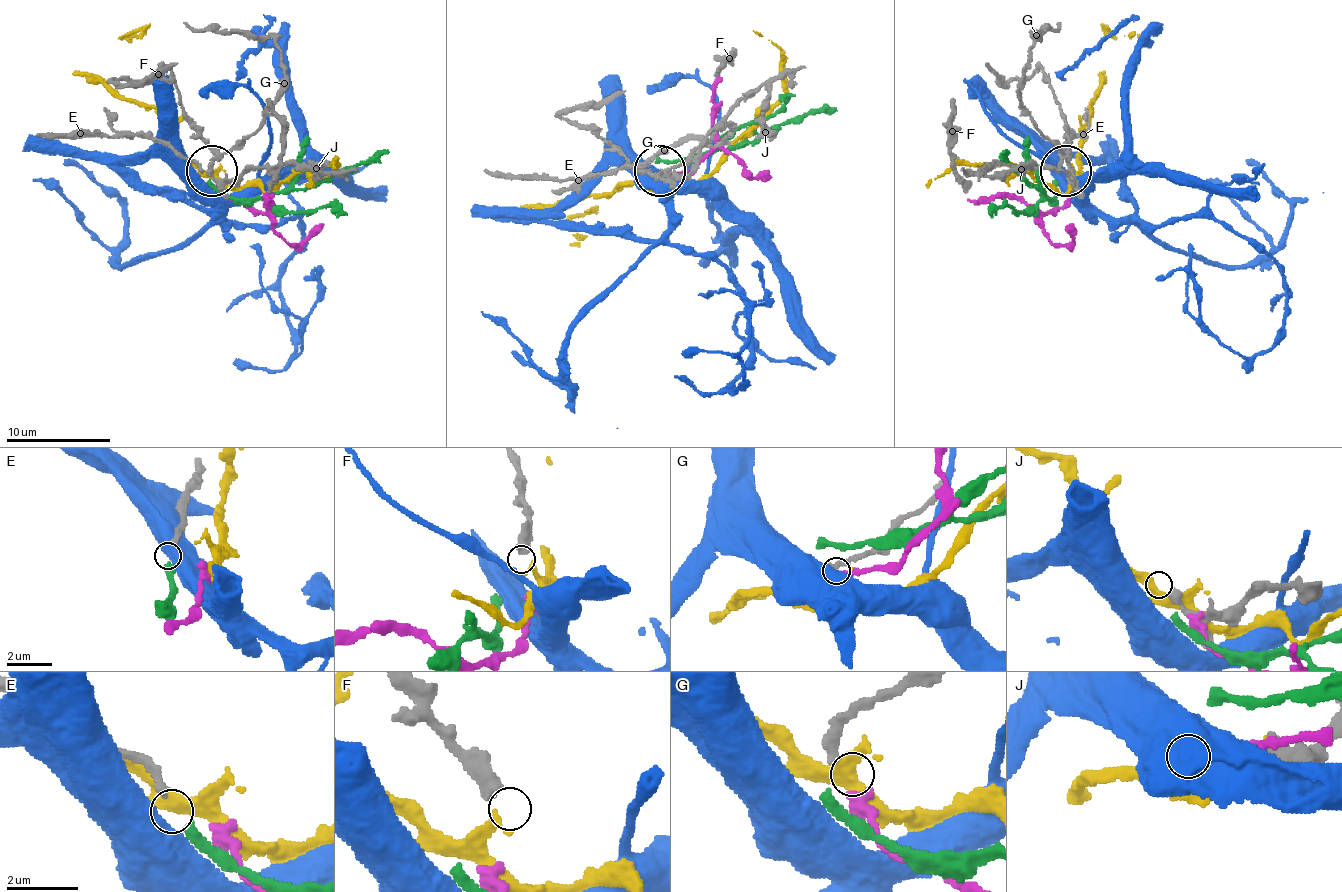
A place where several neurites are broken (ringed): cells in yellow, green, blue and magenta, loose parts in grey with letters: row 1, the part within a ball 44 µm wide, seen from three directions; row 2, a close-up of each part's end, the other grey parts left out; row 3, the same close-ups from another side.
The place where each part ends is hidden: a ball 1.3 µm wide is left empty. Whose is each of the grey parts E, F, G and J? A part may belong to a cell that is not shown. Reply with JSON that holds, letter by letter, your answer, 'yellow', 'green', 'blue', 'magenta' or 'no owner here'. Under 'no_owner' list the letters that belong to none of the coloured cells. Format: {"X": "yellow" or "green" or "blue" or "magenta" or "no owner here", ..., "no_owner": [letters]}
{"E": "green", "F": "no owner here", "G": "magenta", "J": "no owner here", "no_owner": ["F", "J"]}

